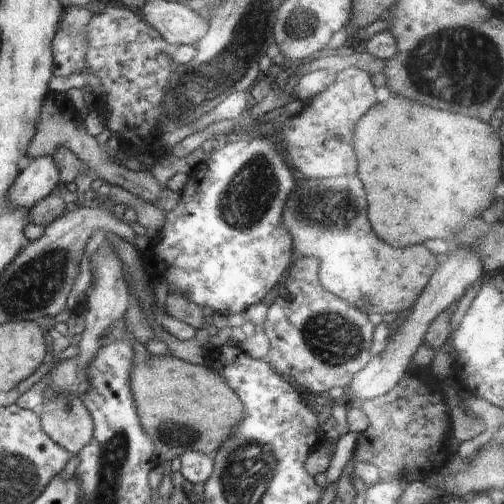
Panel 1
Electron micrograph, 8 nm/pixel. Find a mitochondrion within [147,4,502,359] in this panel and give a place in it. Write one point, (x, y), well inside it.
(249, 36)

